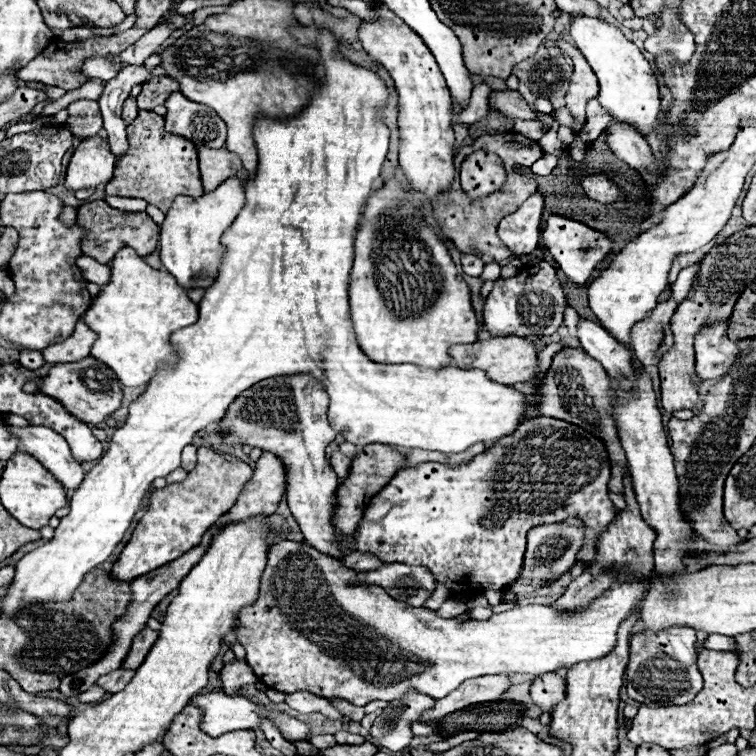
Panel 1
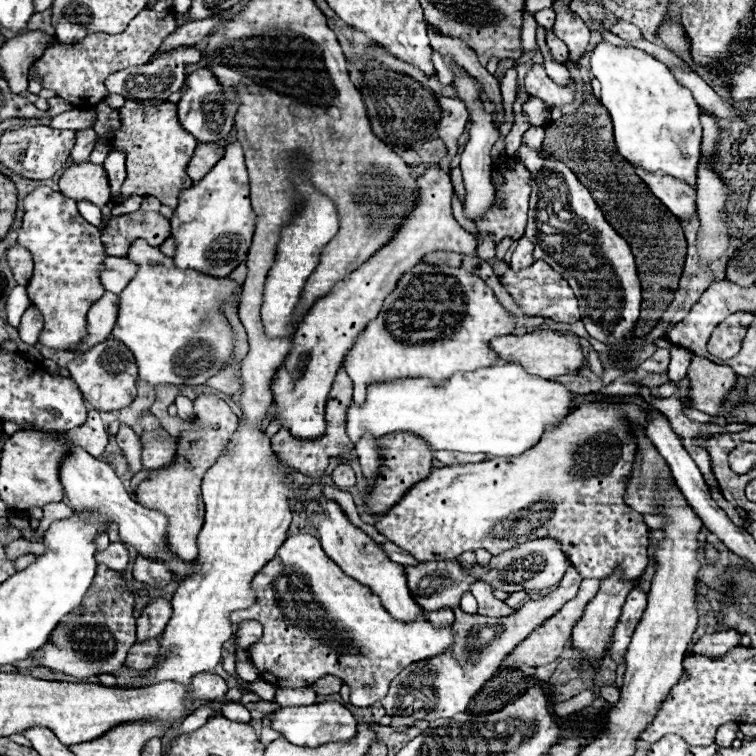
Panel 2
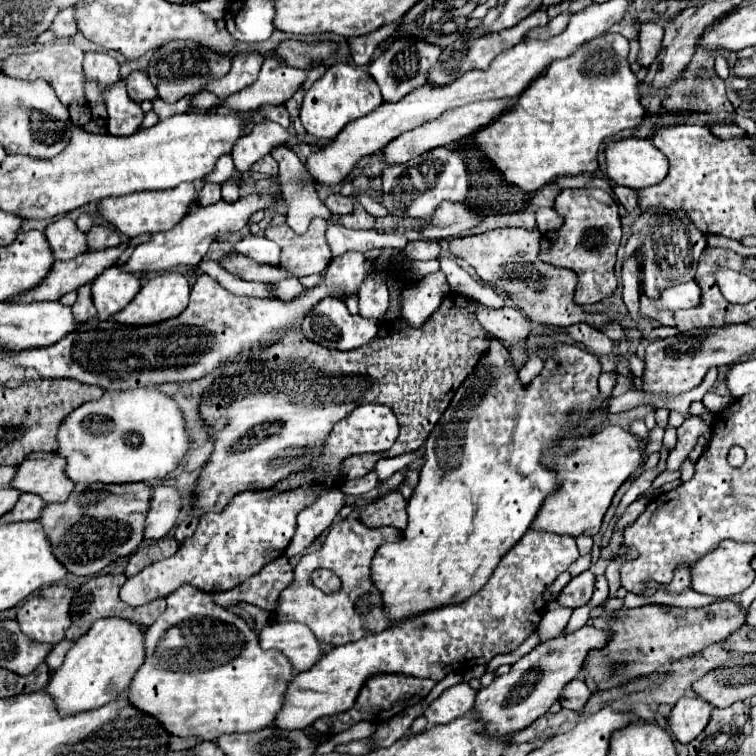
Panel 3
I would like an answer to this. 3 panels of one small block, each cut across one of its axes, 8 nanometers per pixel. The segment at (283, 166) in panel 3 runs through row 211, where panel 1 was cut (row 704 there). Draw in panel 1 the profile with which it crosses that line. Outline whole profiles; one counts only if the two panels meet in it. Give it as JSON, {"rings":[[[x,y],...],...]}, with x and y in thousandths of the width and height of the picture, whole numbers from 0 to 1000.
{"rings":[[[394,914],[378,918],[378,931],[397,943],[426,942],[437,952],[452,950],[452,944],[444,937],[439,937],[431,923],[423,923],[410,915]]]}

